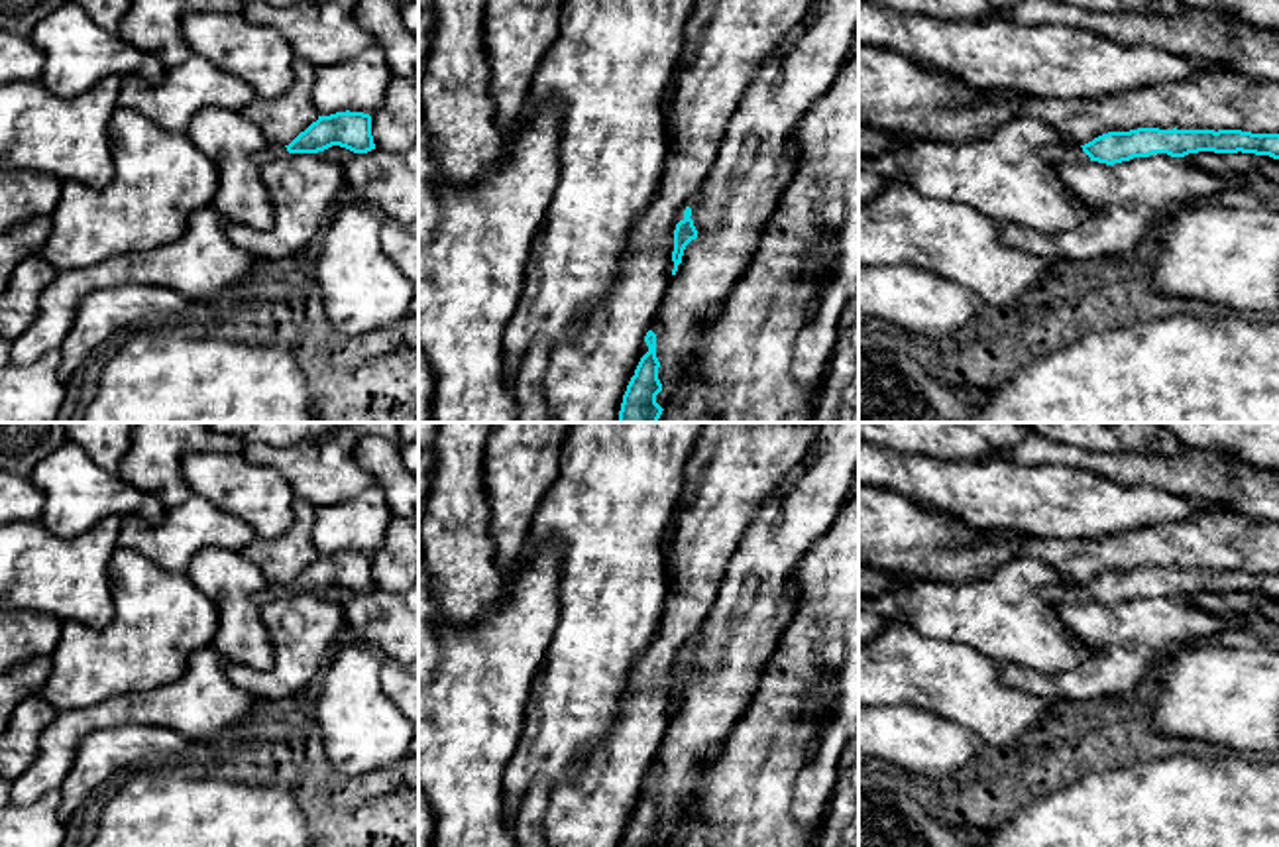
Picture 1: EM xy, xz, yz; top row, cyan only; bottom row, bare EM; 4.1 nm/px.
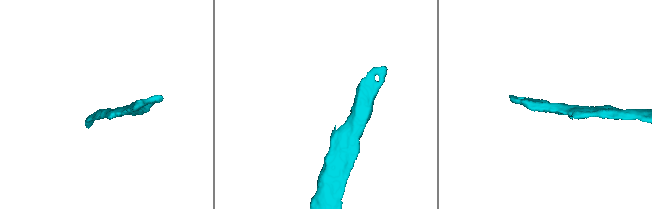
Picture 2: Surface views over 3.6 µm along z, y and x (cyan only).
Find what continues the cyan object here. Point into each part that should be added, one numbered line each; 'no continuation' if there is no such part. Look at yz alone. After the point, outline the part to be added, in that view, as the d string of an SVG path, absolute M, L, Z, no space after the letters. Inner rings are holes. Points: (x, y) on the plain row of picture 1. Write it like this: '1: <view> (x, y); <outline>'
1: yz (1056, 594); M1051 586L1045 588L1041 592L1043 599L1047 599L1049 603L1057 605L1057 603L1088 603L1090 597L1083 592L1081 586Z

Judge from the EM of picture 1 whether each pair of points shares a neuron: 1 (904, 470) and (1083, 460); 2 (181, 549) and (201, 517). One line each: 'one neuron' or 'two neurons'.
1: two neurons
2: one neuron

